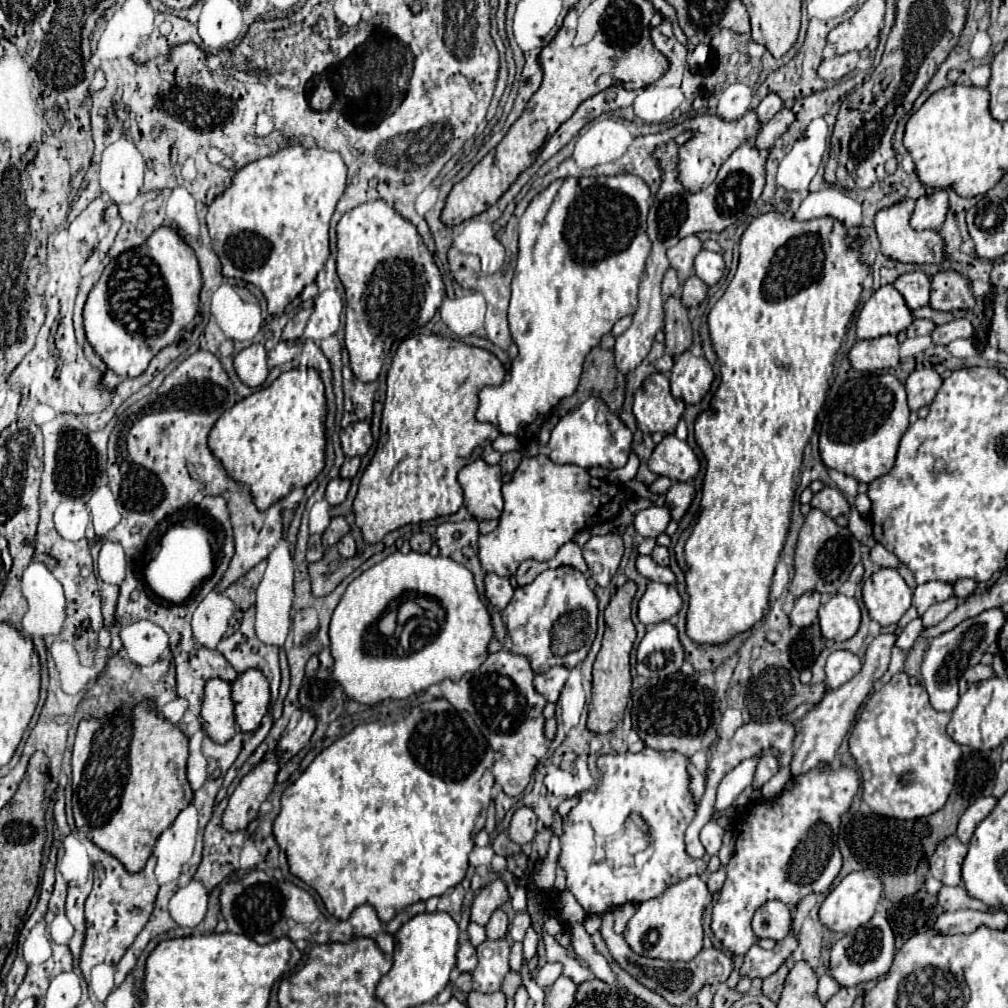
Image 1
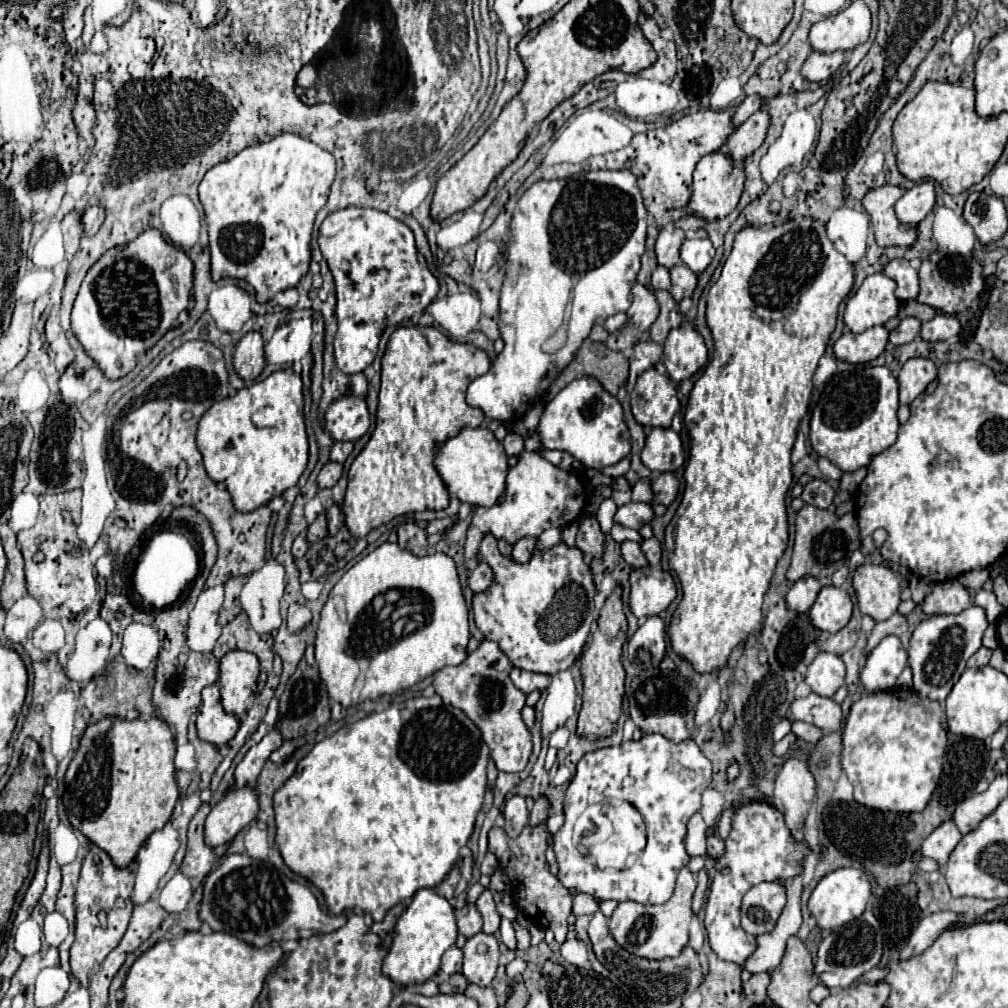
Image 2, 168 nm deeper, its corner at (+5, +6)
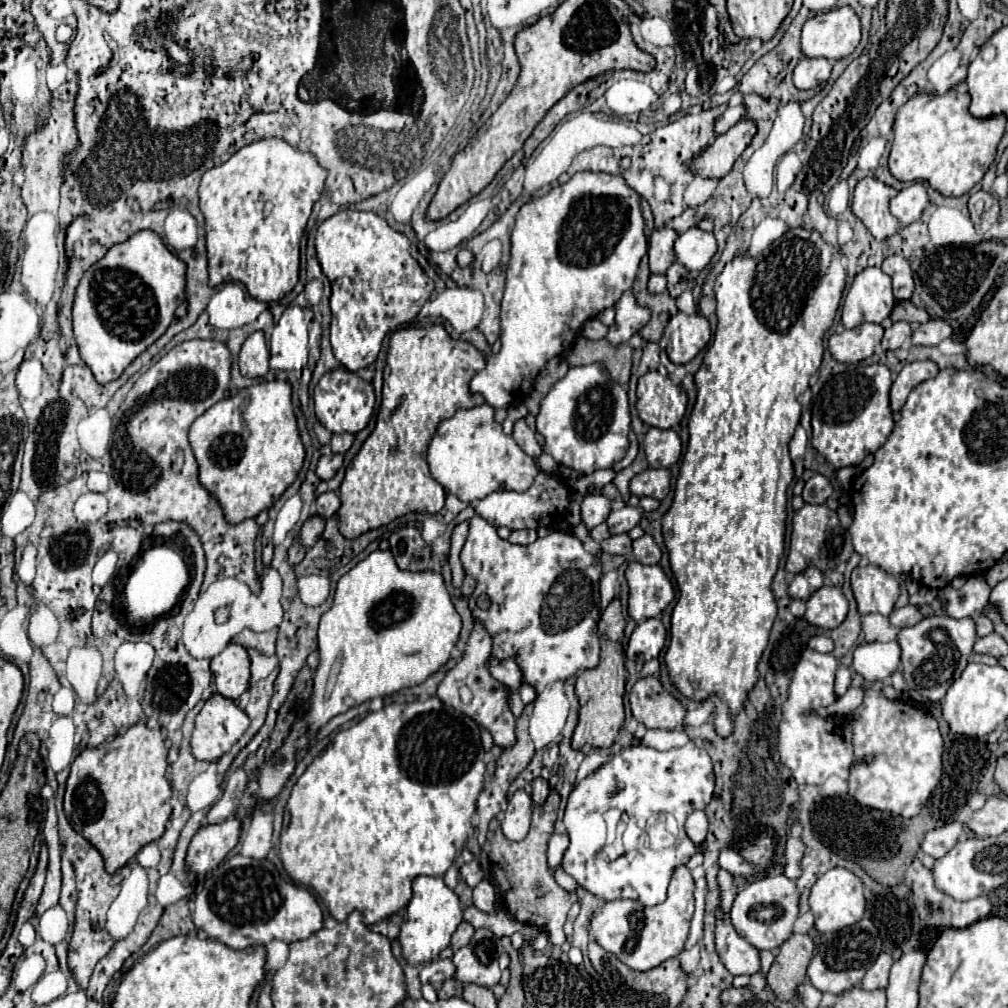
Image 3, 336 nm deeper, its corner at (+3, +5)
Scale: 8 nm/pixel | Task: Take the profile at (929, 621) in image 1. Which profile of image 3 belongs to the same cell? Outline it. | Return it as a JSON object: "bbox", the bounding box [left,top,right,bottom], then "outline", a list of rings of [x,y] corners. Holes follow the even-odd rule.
{"bbox":[938,578,992,618],"outline":[[[968,578],[962,588],[956,590],[952,586],[946,586],[938,592],[938,596],[944,600],[948,616],[966,618],[984,610],[990,590],[992,588],[986,584],[984,578]]]}

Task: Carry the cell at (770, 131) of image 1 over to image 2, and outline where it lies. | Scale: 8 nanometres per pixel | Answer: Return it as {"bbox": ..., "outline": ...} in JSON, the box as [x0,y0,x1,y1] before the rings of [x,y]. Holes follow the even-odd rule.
{"bbox":[728,111,768,161],"outline":[[[756,111],[748,121],[744,121],[730,137],[728,137],[728,153],[734,161],[752,155],[764,141],[768,131],[768,111]]]}

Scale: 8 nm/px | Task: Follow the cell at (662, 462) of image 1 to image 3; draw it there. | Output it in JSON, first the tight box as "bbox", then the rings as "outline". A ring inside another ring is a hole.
{"bbox":[642,428,682,468],"outline":[[[650,428],[648,434],[644,436],[642,446],[650,468],[670,468],[678,462],[682,452],[680,438],[674,430]]]}

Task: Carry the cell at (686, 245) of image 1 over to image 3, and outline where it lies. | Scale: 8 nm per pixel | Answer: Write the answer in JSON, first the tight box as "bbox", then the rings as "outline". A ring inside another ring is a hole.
{"bbox":[648,228,678,274],"outline":[[[662,228],[654,230],[648,238],[648,264],[652,274],[664,274],[674,258],[674,240],[678,238],[676,230]]]}

